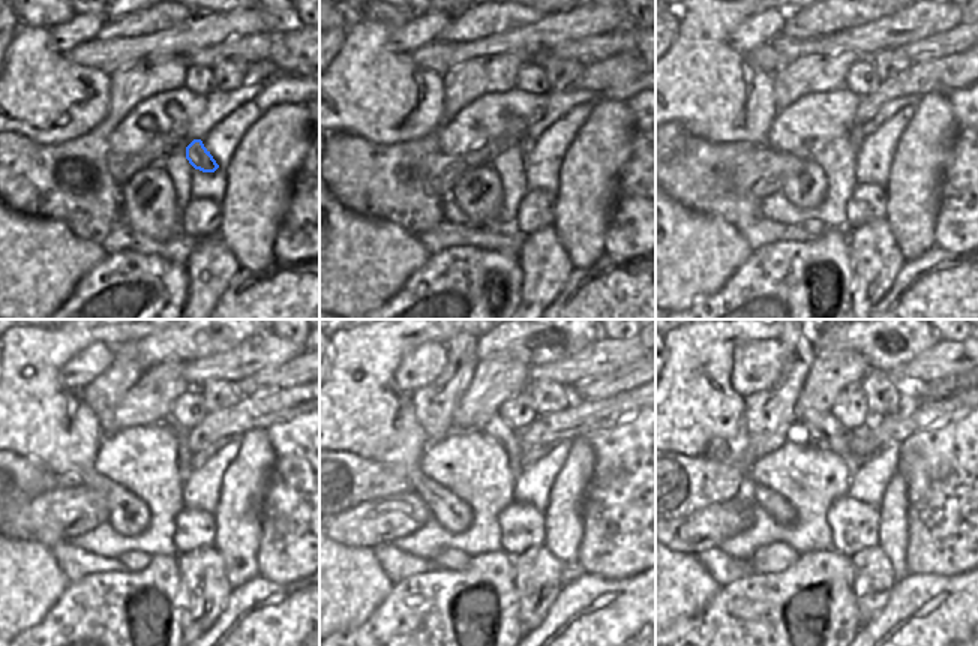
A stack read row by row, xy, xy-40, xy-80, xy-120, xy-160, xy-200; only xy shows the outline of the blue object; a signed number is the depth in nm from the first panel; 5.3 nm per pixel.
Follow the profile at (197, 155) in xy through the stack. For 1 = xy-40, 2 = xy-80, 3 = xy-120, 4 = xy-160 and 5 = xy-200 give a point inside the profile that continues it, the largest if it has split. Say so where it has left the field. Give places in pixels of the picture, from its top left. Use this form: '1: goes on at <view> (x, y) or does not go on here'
1: goes on at xy-40 (525, 144)
2: goes on at xy-80 (855, 135)
3: goes on at xy-120 (183, 453)
4: goes on at xy-160 (510, 439)
5: goes on at xy-200 (821, 427)

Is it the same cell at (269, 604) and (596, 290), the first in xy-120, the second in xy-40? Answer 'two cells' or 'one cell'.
one cell

